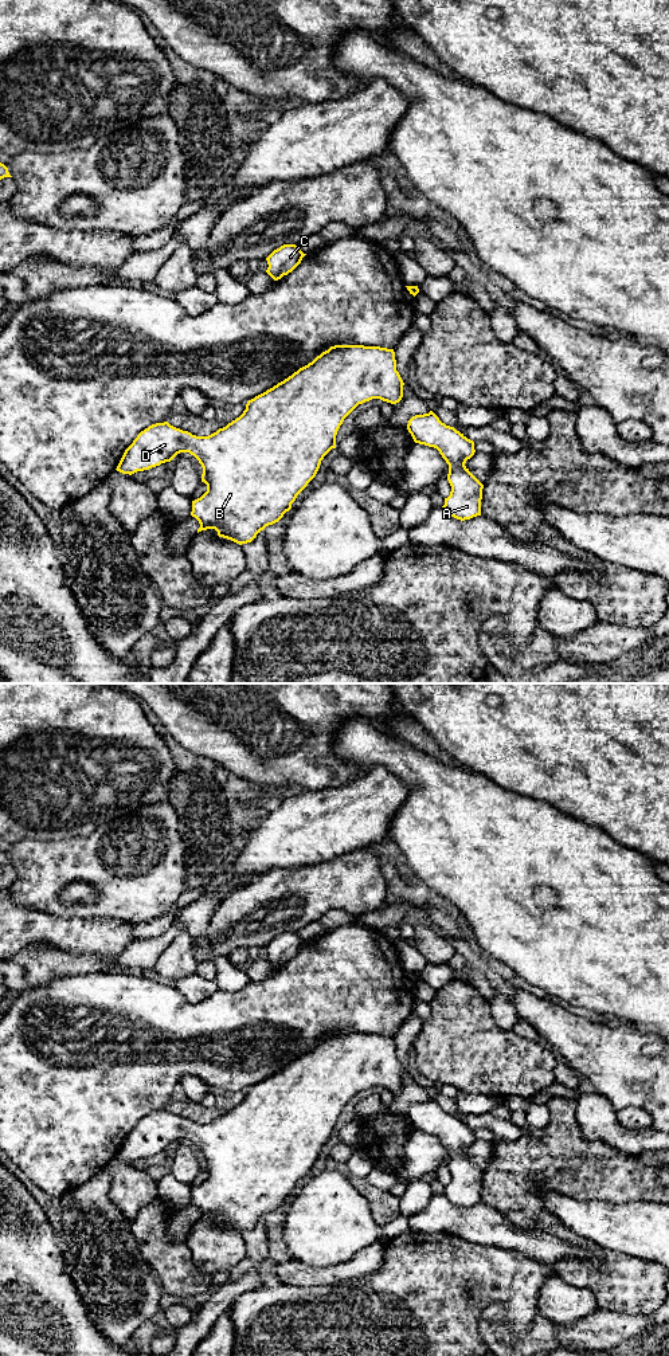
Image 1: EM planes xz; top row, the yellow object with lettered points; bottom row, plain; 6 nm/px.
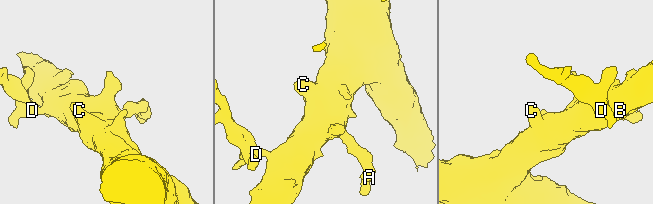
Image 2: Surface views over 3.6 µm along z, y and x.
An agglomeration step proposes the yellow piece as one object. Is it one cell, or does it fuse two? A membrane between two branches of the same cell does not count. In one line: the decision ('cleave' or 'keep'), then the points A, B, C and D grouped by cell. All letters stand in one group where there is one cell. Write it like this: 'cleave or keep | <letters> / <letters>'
keep | A B C D

